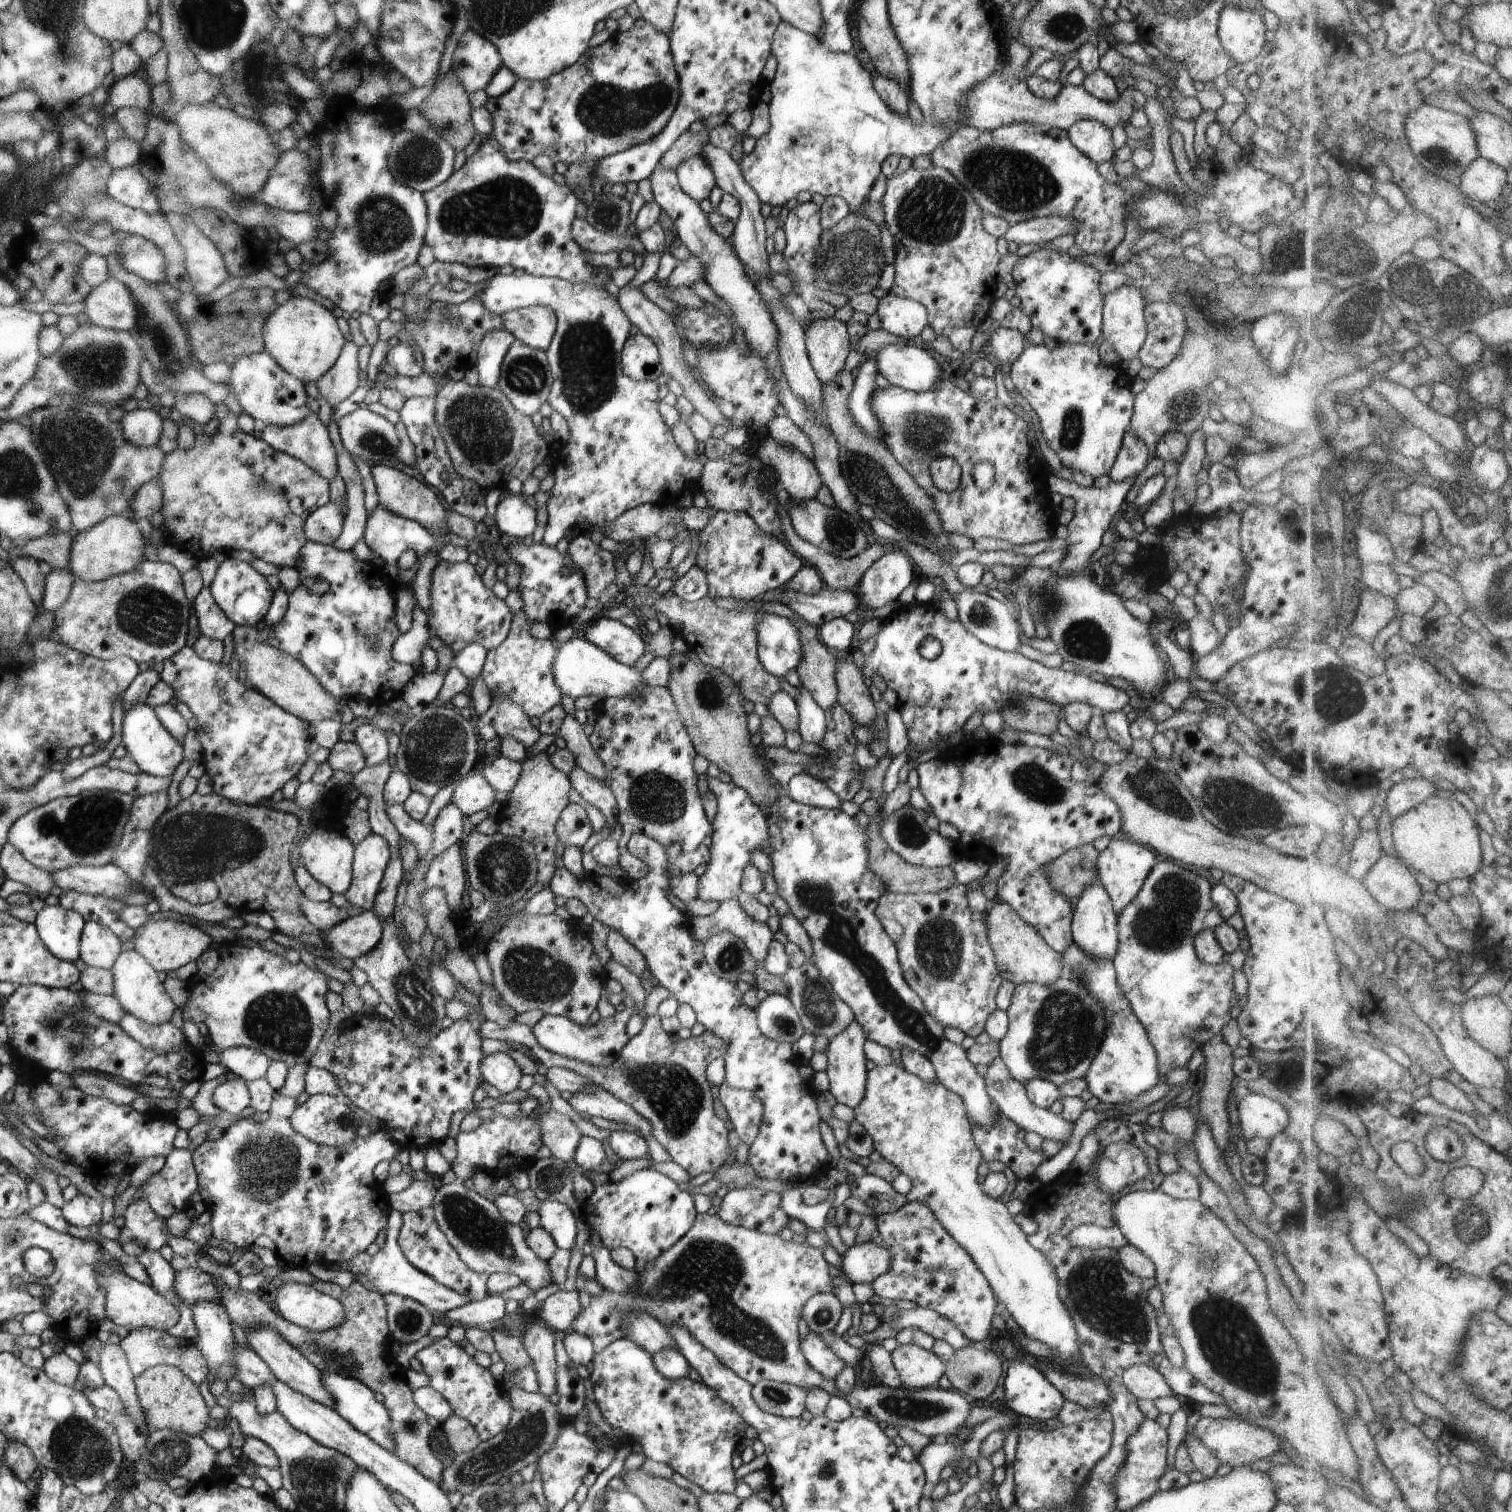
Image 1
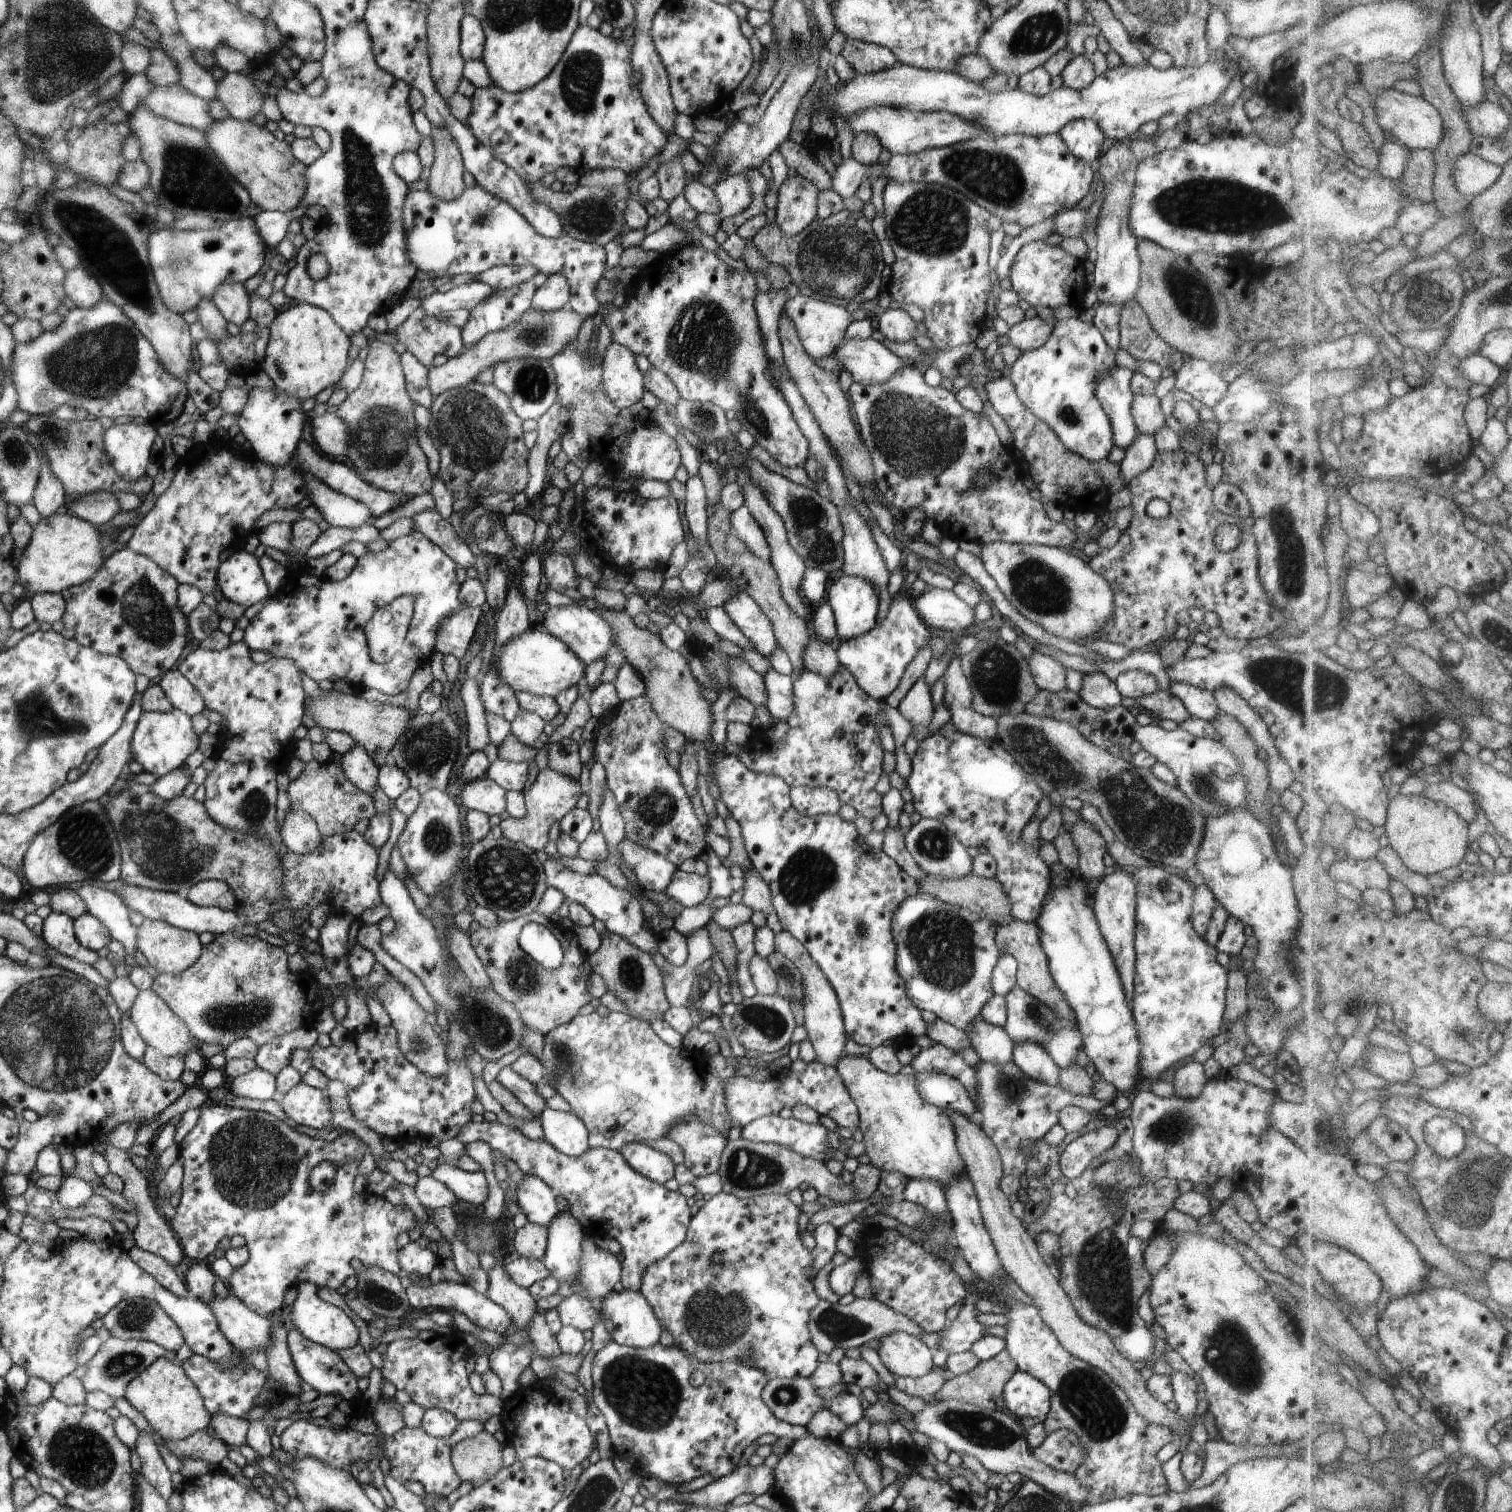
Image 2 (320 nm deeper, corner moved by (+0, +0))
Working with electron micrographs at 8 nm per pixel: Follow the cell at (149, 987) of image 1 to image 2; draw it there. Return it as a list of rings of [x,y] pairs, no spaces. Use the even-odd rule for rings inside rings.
[[[151,989],[142,990],[138,994],[130,1010],[130,1019],[136,1026],[140,1037],[146,1042],[147,1047],[158,1050],[162,1056],[177,1056],[178,1054],[187,1056],[188,1052],[196,1050],[189,1026]]]

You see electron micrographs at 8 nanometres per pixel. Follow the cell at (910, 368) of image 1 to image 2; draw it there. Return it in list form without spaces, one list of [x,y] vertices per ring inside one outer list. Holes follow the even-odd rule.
[[[878,338],[868,339],[846,339],[833,355],[840,364],[842,364],[844,371],[849,371],[852,374],[852,380],[865,386],[884,384],[886,380],[894,376],[896,372],[900,372],[906,362],[893,354],[888,348],[881,344]]]

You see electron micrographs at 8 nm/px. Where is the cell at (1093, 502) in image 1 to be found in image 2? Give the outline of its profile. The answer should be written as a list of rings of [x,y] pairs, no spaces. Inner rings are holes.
[[[1139,433],[1134,443],[1130,444],[1125,451],[1126,457],[1120,463],[1125,484],[1150,468],[1159,452],[1155,444],[1155,437],[1147,433]]]

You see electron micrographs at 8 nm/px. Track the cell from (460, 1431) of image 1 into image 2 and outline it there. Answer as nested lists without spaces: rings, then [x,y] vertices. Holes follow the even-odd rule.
[[[480,1430],[476,1436],[466,1438],[454,1444],[451,1453],[451,1462],[458,1477],[464,1482],[470,1482],[473,1488],[485,1484],[486,1480],[494,1477],[502,1469],[503,1446],[486,1430]]]

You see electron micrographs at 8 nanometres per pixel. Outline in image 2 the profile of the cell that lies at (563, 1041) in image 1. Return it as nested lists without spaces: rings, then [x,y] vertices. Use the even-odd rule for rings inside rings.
[[[594,1011],[577,1015],[567,1024],[555,1027],[544,1035],[544,1040],[544,1050],[537,1058],[556,1081],[549,1084],[550,1087],[556,1088],[556,1093],[570,1104],[572,1113],[586,1126],[592,1148],[618,1151],[628,1142],[646,1143],[646,1140],[668,1137],[674,1124],[688,1120],[686,1116],[690,1114],[718,1128],[722,1136],[728,1137],[728,1132],[734,1128],[724,1100],[726,1080],[705,1068],[706,1055],[702,1050],[689,1051],[682,1045],[678,1048],[668,1046],[644,1020],[618,1012],[601,1016]]]

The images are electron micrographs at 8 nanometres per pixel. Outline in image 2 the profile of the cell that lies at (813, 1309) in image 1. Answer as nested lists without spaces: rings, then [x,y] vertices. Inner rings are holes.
[[[856,1298],[852,1300],[852,1304],[842,1306],[842,1304],[830,1304],[826,1300],[820,1300],[812,1310],[810,1310],[810,1321],[808,1329],[811,1335],[810,1340],[815,1348],[822,1354],[831,1353],[834,1348],[842,1348],[842,1350],[861,1347],[872,1340],[881,1339],[882,1336],[896,1331],[902,1331],[922,1338],[922,1330],[920,1326],[910,1320],[904,1314],[894,1312],[892,1308],[888,1308],[886,1304],[881,1304],[873,1298]]]

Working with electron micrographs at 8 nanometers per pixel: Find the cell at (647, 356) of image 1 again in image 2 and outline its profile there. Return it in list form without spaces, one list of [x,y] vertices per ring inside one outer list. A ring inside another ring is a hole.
[[[611,343],[603,352],[604,390],[610,407],[627,408],[643,398],[644,374],[628,348]]]

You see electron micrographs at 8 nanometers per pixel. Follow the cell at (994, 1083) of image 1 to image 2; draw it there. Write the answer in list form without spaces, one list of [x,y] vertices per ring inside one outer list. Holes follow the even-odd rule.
[[[978,1018],[965,1032],[968,1034],[970,1047],[974,1048],[982,1062],[990,1064],[1012,1062],[1014,1040],[1010,1040],[1002,1026],[986,1024]]]

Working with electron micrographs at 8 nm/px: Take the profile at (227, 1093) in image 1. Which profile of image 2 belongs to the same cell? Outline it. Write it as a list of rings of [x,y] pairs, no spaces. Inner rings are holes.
[[[258,1067],[226,1083],[226,1089],[236,1097],[260,1101],[277,1098],[276,1077]]]

